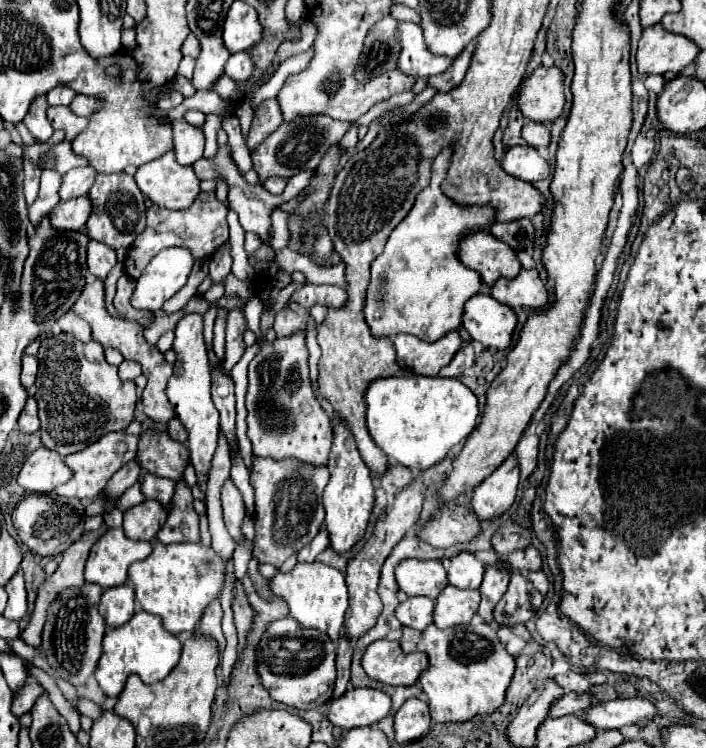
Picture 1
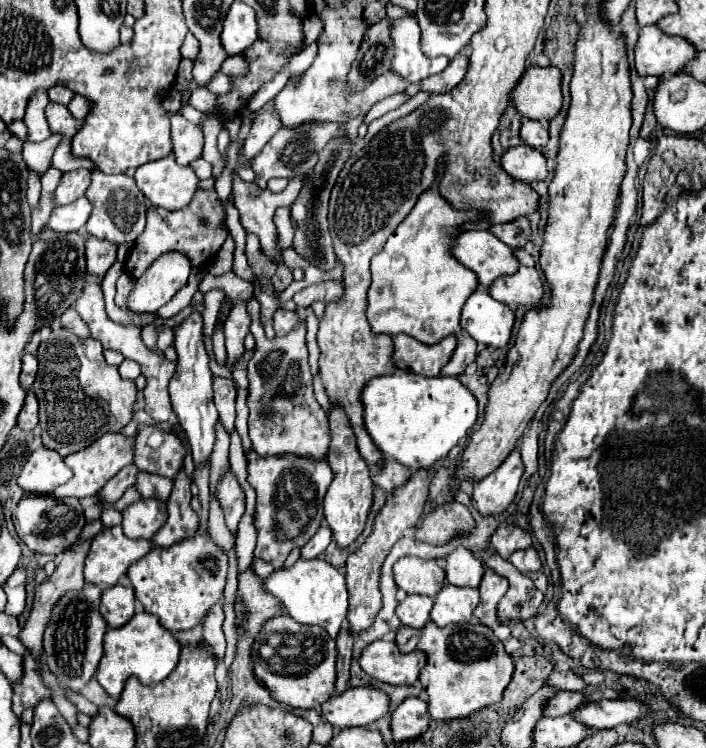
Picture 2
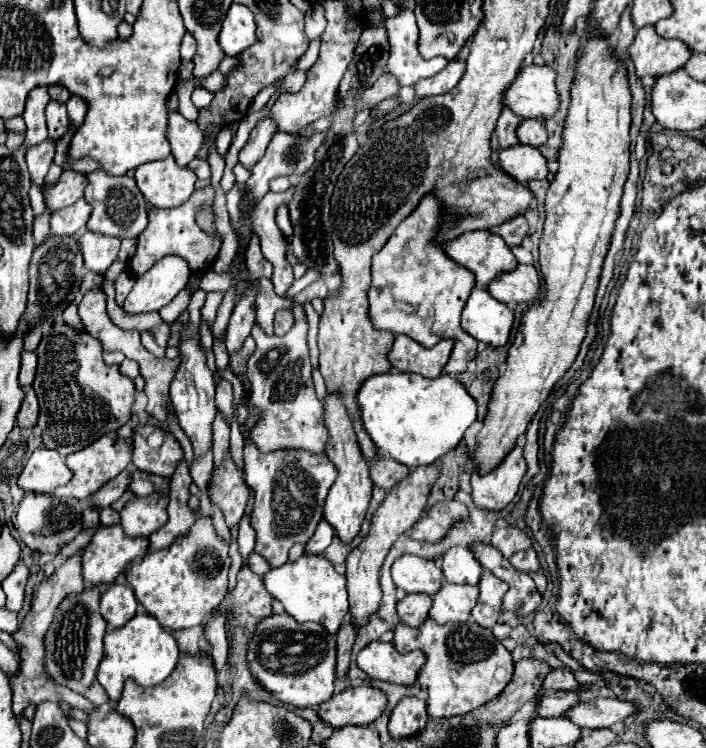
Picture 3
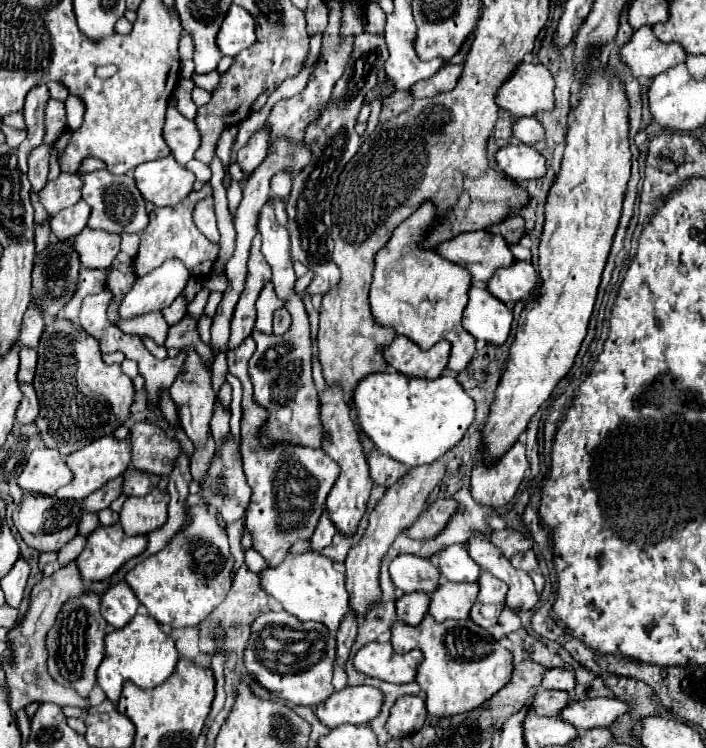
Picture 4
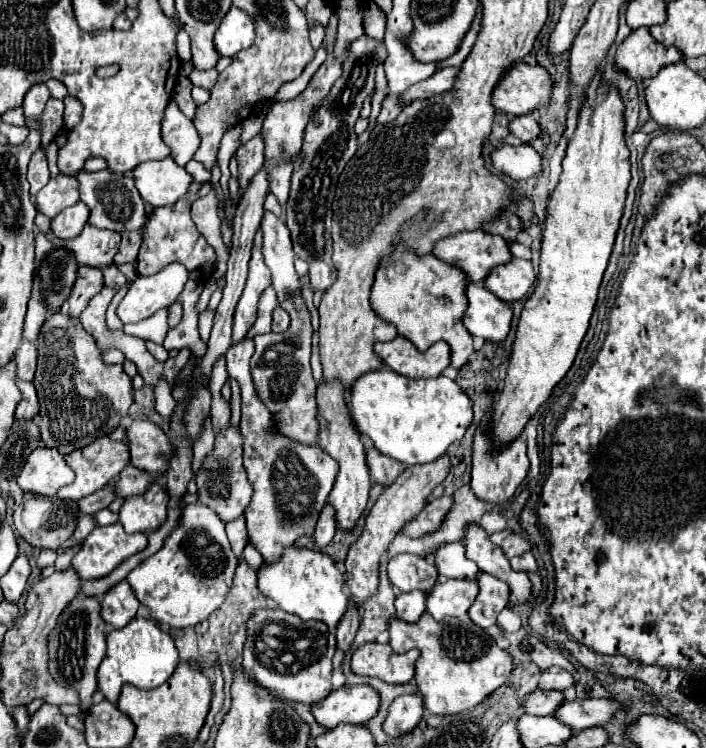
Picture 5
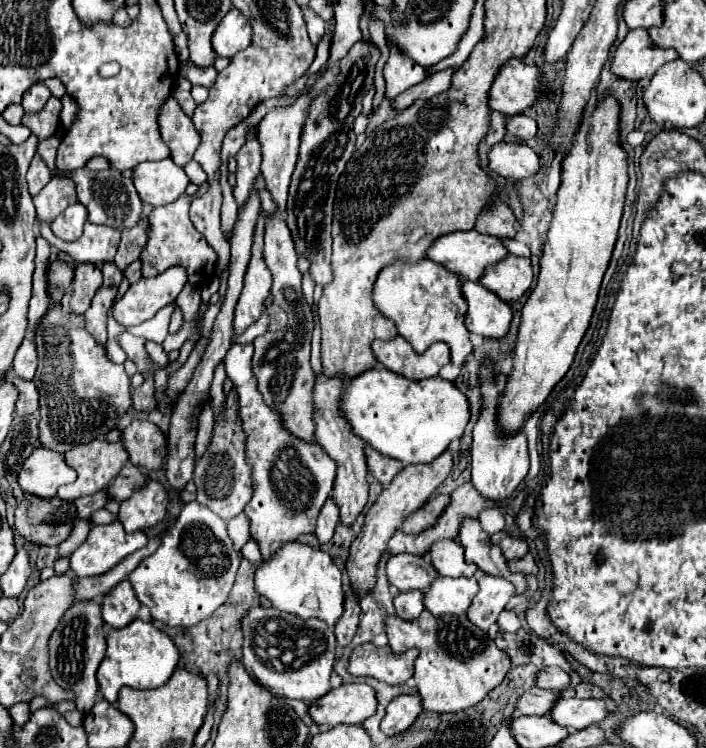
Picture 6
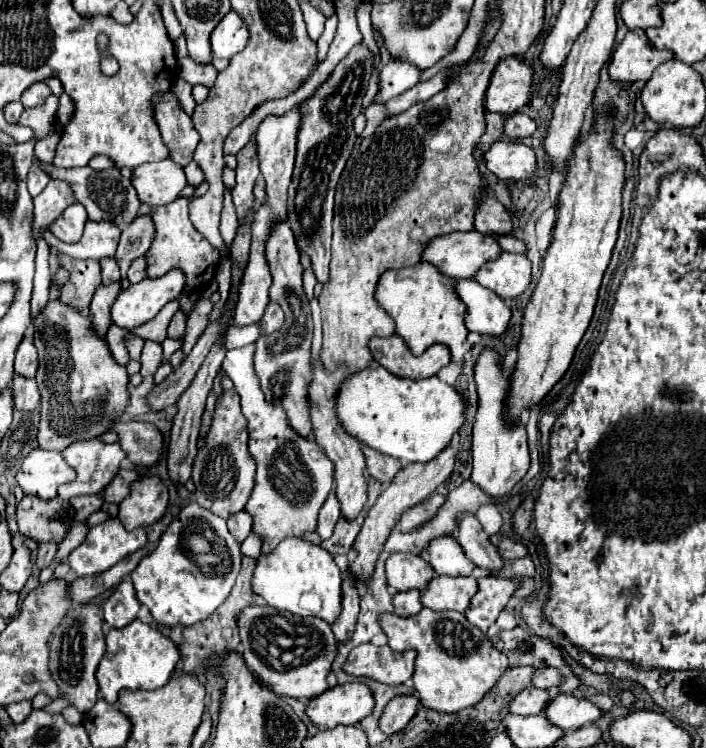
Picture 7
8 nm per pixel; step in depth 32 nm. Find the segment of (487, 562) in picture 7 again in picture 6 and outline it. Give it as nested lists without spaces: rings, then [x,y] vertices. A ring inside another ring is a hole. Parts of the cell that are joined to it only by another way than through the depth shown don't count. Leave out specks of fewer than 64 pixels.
[[[476,518],[462,520],[458,542],[466,550],[466,560],[474,562],[480,570],[484,570],[492,576],[502,576],[502,578],[510,580],[516,586],[516,594],[526,590],[526,578],[522,574],[508,572],[508,564],[506,564],[504,556],[500,554],[500,548],[490,542],[490,536],[482,530],[482,526]]]

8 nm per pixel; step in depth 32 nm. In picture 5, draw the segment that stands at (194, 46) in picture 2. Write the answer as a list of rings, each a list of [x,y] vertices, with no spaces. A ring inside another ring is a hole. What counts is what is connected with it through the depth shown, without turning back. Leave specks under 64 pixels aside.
[[[184,30],[179,31],[176,39],[176,46],[178,58],[183,62],[190,61],[192,57],[190,38],[188,38],[188,34],[186,34]]]

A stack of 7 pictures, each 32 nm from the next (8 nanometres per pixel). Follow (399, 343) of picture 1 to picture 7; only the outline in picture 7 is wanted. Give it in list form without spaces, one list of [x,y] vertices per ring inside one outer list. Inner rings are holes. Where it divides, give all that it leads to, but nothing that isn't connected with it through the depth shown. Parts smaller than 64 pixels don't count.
[[[392,334],[388,338],[374,336],[368,342],[368,348],[374,362],[384,366],[394,376],[408,380],[436,376],[442,366],[450,364],[450,350],[444,344],[434,344],[424,354],[414,356],[408,352],[408,346],[400,340],[398,334]]]

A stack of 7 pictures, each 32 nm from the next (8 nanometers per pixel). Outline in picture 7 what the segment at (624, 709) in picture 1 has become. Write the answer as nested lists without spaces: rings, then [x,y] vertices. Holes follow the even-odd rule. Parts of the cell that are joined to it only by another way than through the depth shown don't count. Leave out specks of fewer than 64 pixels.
[[[556,694],[548,702],[548,708],[544,708],[544,716],[548,718],[548,722],[568,732],[568,730],[576,730],[594,722],[596,718],[602,716],[602,712],[596,704],[588,700],[578,700],[570,694]]]

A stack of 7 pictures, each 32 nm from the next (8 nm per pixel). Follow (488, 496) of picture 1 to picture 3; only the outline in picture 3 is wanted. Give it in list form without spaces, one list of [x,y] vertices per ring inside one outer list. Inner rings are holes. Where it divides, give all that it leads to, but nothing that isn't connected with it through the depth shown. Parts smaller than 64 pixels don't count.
[[[514,446],[506,458],[488,474],[472,472],[472,498],[478,508],[502,510],[506,508],[520,488],[526,472],[522,446]]]

